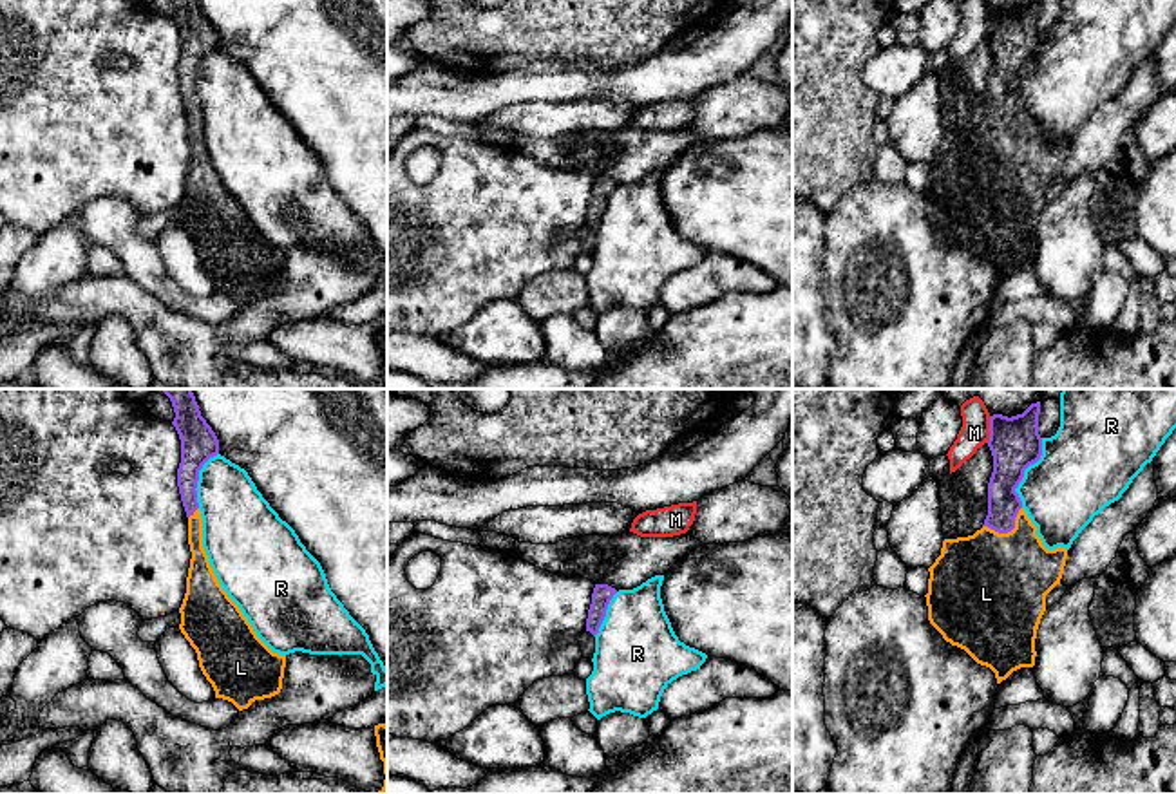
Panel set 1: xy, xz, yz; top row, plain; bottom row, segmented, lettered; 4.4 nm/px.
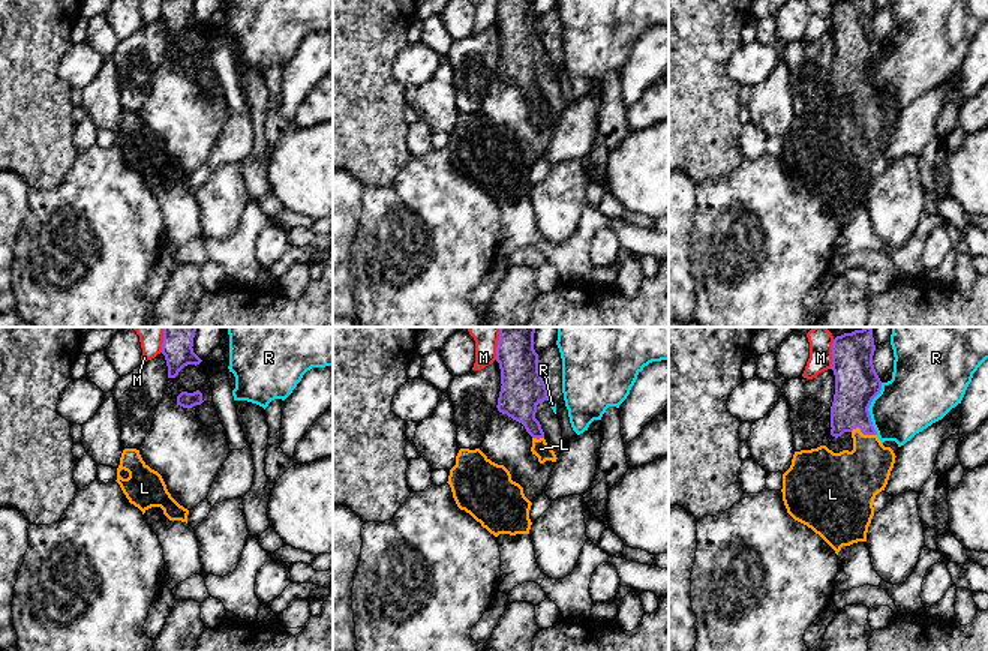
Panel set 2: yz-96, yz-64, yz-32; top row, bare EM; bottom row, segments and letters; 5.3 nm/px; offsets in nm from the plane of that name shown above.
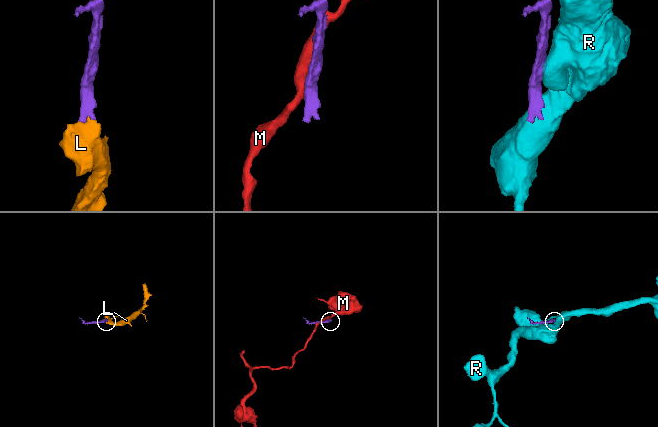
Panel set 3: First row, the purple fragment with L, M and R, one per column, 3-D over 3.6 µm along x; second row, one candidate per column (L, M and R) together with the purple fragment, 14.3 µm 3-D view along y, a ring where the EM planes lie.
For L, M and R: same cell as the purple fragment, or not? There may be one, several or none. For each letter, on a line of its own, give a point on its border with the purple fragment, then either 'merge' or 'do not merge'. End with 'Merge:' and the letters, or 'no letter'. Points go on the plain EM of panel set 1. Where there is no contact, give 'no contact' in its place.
L: contact yz (1008, 125); merge
M: contact yz (990, 24); do not merge
R: contact yz (1023, 67); do not merge
Merge: L

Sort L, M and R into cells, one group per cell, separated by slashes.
L / M / R

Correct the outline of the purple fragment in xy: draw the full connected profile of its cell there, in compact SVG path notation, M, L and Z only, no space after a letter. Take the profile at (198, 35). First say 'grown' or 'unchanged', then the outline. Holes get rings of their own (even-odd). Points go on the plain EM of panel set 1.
grown; M199 0L172 2L172 20L181 34L177 81L188 112L192 147L179 224L195 244L215 293L228 295L242 306L255 295L280 288L286 251L273 248L257 232L210 161L203 143L203 112L195 83L203 60L219 49L219 34L201 11Z

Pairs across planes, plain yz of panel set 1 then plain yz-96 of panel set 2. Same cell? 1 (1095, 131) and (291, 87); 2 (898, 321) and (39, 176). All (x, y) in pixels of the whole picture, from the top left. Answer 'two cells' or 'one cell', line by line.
1: two cells
2: two cells

